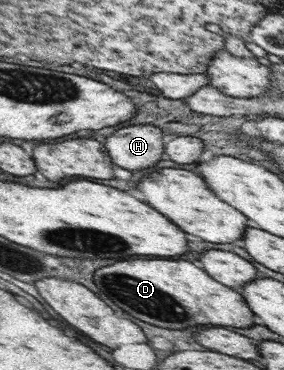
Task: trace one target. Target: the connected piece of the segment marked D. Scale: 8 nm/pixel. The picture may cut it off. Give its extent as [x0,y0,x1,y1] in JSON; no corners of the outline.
[94,260,253,330]

